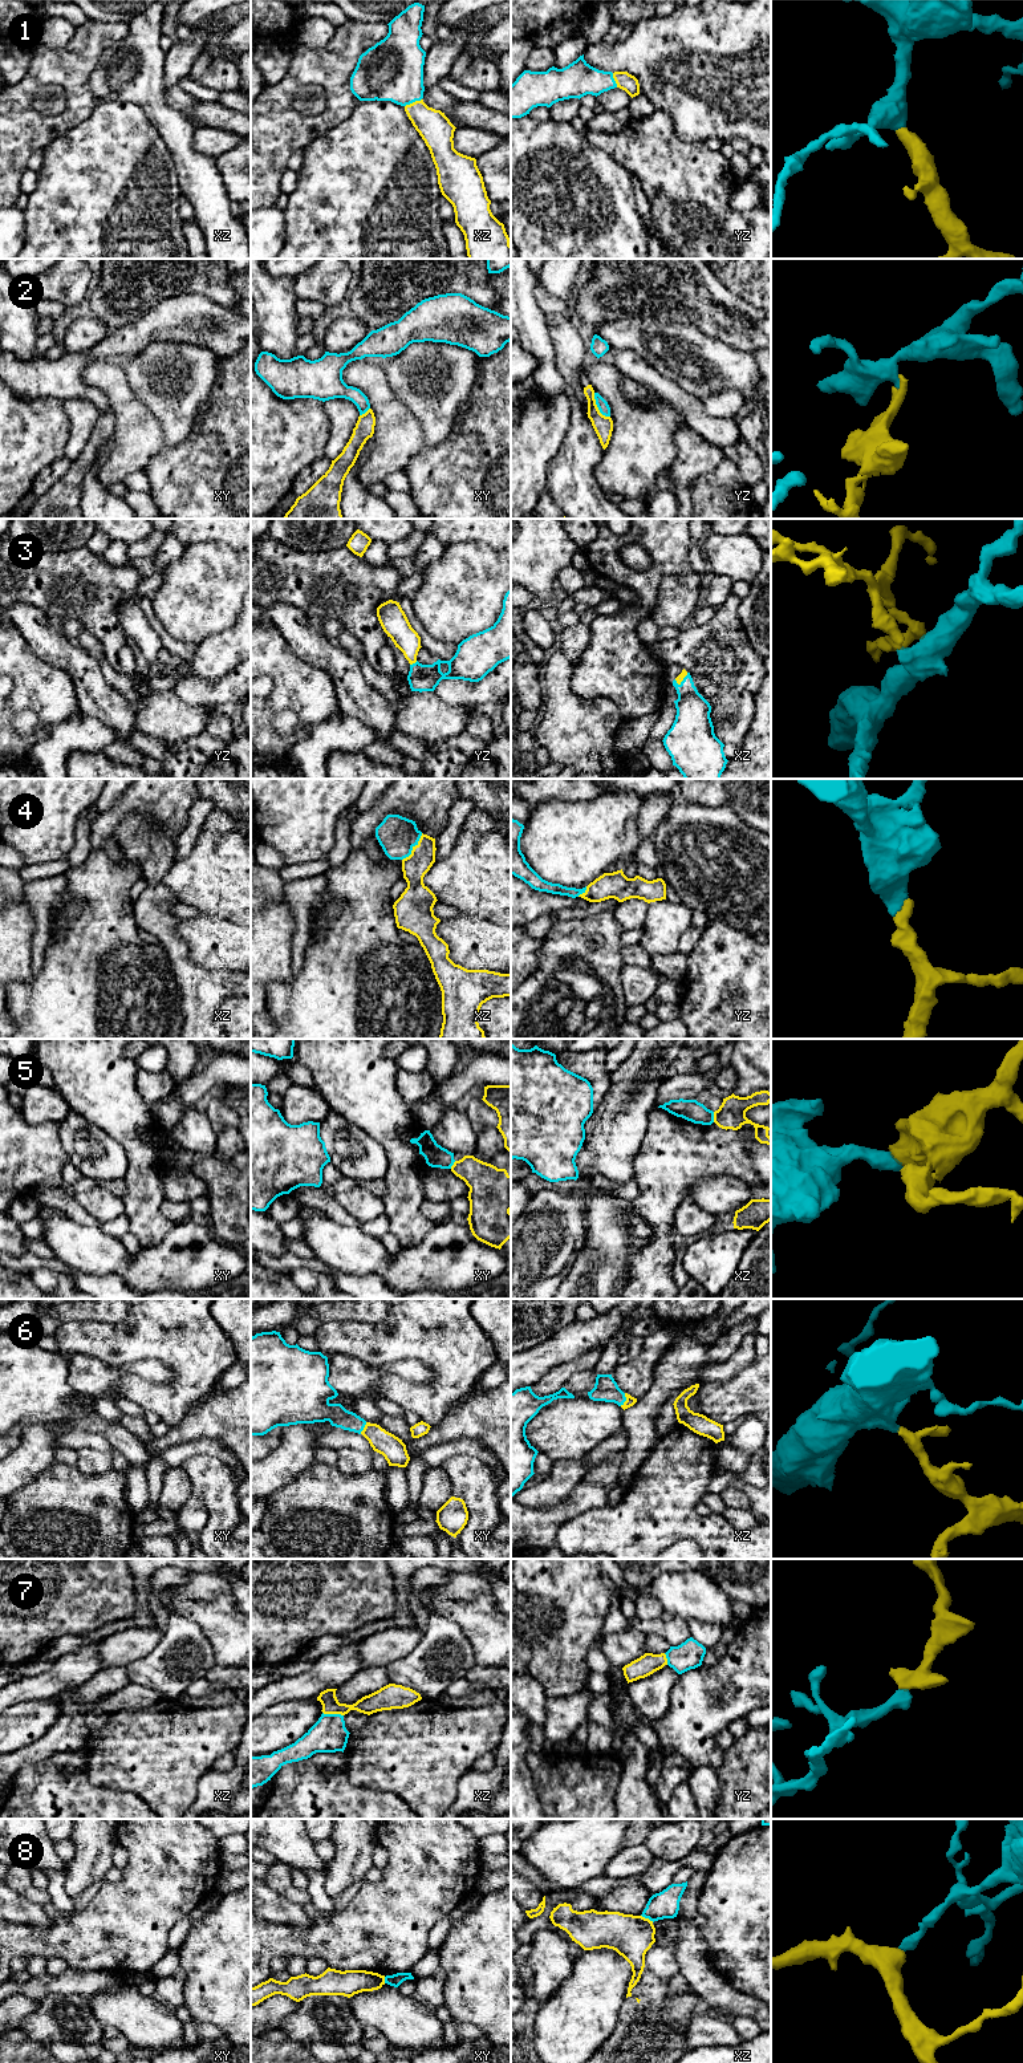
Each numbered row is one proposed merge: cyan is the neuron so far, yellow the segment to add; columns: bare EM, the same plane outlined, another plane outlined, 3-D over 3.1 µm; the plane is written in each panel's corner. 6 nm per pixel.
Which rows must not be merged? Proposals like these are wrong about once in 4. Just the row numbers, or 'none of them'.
2, 5, 8

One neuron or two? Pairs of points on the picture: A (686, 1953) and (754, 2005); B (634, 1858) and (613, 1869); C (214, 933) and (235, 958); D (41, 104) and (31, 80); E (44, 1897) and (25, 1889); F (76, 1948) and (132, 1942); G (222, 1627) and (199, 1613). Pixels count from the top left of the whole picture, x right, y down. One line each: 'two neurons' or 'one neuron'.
A: one neuron
B: one neuron
C: one neuron
D: two neurons
E: one neuron
F: one neuron
G: one neuron

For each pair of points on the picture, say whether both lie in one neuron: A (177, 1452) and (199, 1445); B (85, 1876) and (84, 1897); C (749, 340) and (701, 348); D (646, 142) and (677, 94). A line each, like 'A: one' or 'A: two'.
A: one
B: two
C: two
D: two

